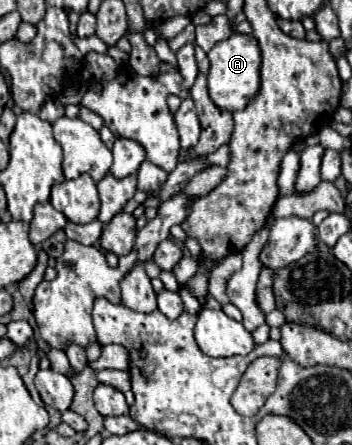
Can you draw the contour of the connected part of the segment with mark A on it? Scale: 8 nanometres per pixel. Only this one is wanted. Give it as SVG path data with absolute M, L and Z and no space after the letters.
M231 34L227 40L217 42L211 52L207 54L211 62L209 70L209 96L215 102L215 106L235 112L243 110L247 102L257 94L259 90L259 66L261 66L261 54L259 54L259 44L253 36L245 34Z

